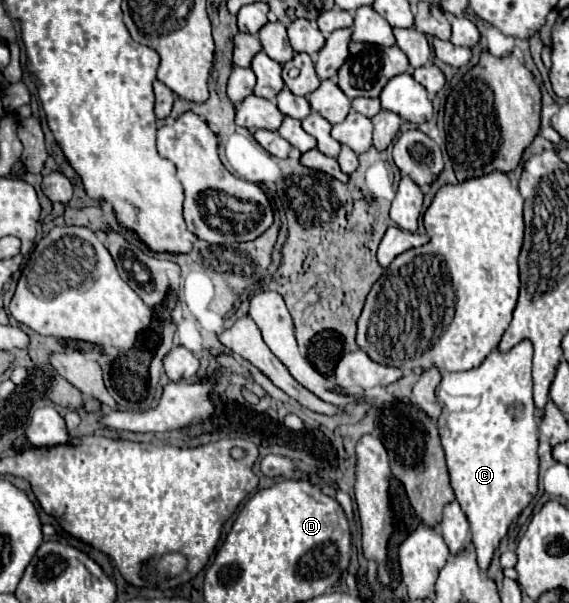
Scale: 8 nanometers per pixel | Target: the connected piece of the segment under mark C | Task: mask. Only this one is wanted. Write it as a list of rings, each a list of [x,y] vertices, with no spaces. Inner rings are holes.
[[[529,341],[519,343],[505,355],[493,351],[477,369],[443,373],[437,387],[437,399],[443,407],[437,425],[451,487],[469,519],[471,543],[483,573],[487,573],[511,523],[537,493],[539,423],[531,395],[531,355]]]

